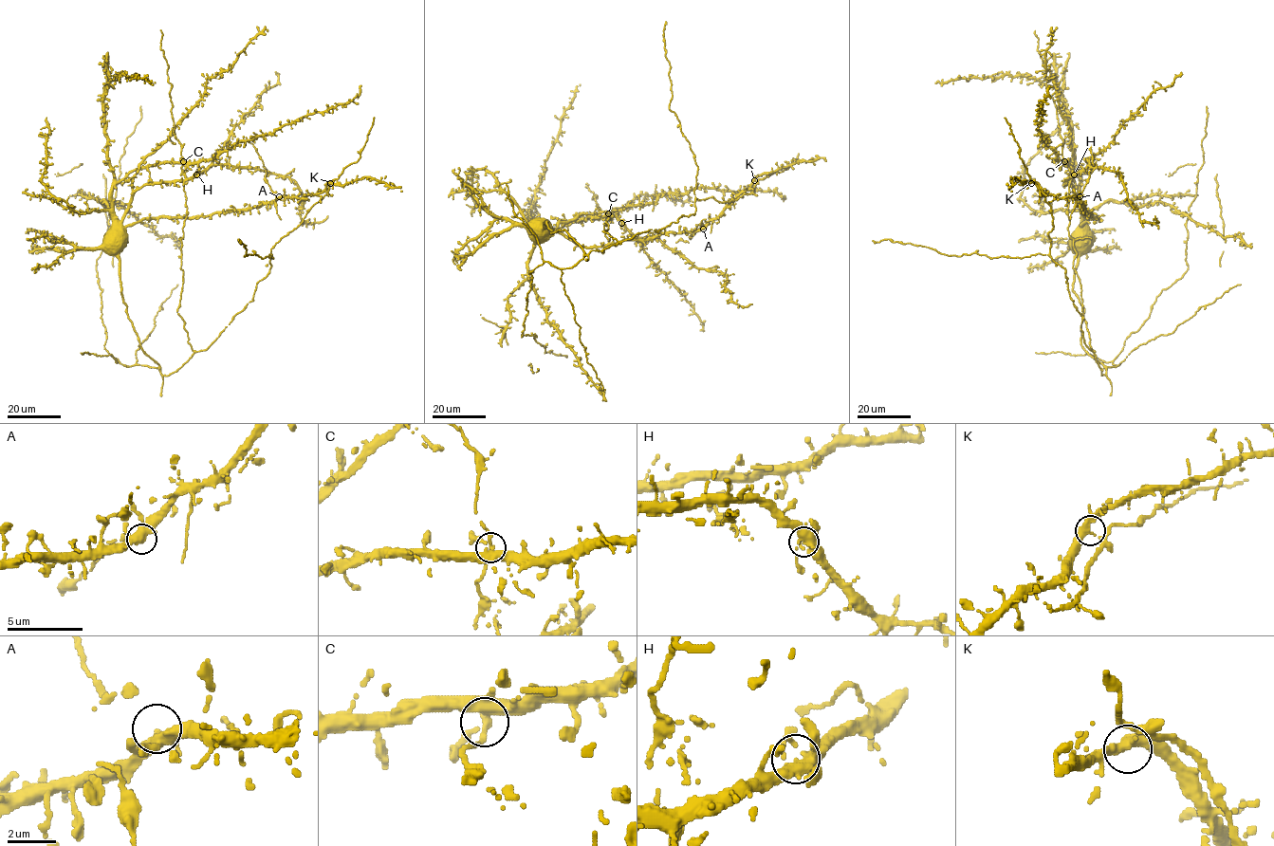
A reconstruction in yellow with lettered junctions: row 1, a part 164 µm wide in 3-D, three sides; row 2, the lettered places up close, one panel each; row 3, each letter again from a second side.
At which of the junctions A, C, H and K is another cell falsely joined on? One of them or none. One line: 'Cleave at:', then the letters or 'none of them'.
Cleave at: none of them

